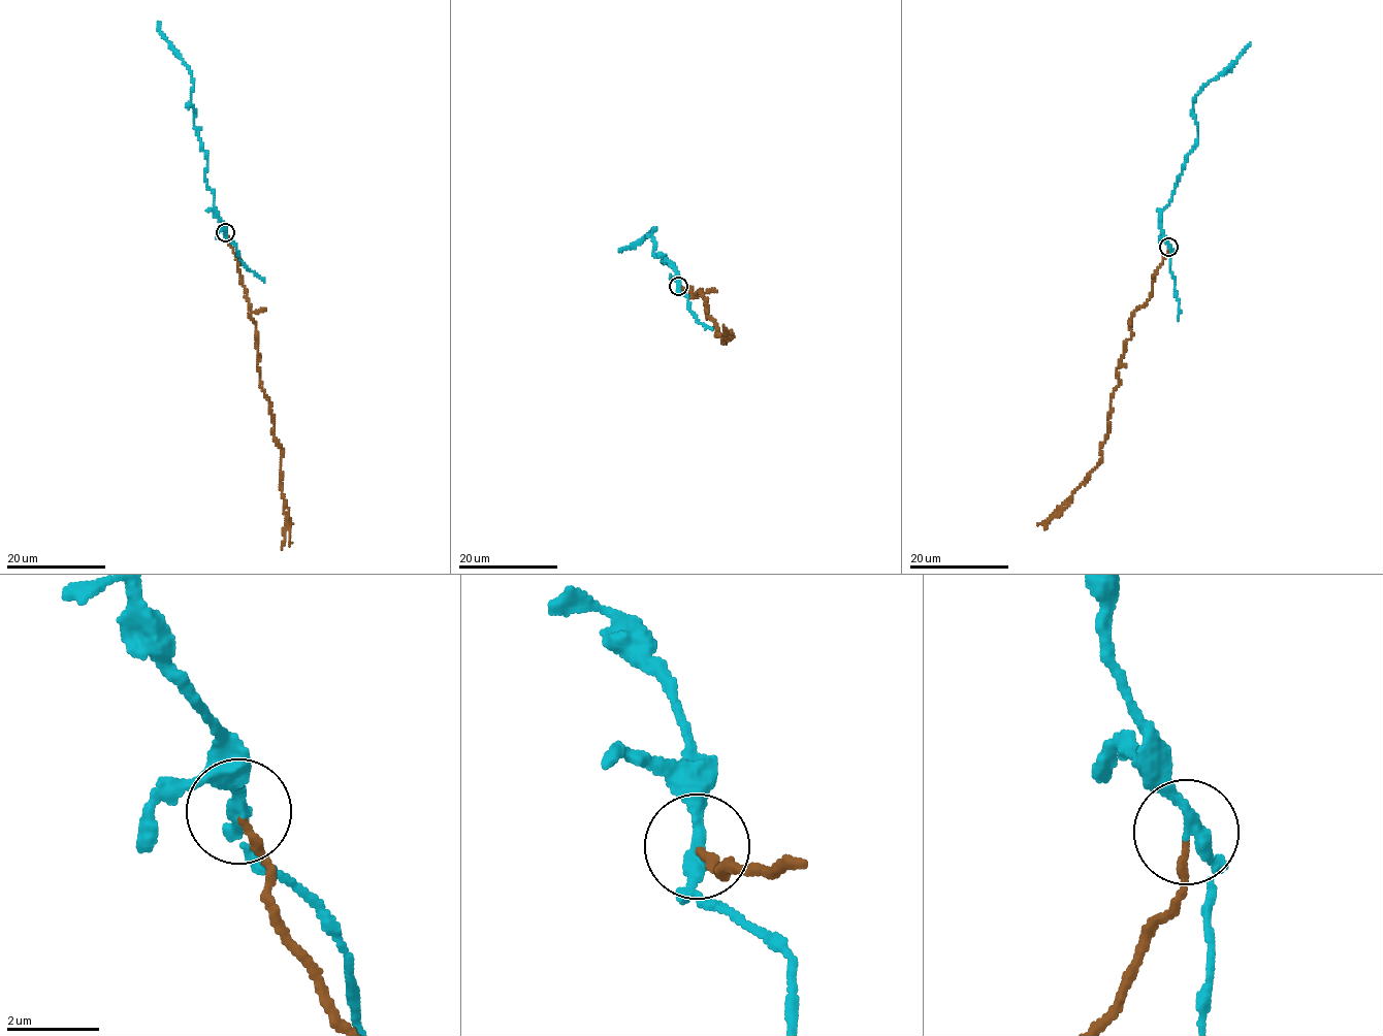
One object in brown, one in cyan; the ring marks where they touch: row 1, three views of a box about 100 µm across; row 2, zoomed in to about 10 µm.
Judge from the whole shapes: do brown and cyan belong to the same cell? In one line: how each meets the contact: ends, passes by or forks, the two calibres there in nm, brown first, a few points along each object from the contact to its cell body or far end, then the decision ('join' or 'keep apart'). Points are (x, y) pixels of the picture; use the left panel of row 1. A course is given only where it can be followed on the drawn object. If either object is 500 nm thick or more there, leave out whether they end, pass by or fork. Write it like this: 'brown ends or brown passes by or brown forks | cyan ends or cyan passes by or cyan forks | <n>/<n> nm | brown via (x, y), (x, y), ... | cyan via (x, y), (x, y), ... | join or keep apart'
brown ends | cyan passes by | 140/280 nm | brown via (225, 232), (237, 258), (255, 326), (260, 385), (269, 399), (274, 435), (282, 448), (282, 549) | cyan via (225, 232), (205, 177), (206, 155), (190, 102), (193, 78), (157, 21) | keep apart

